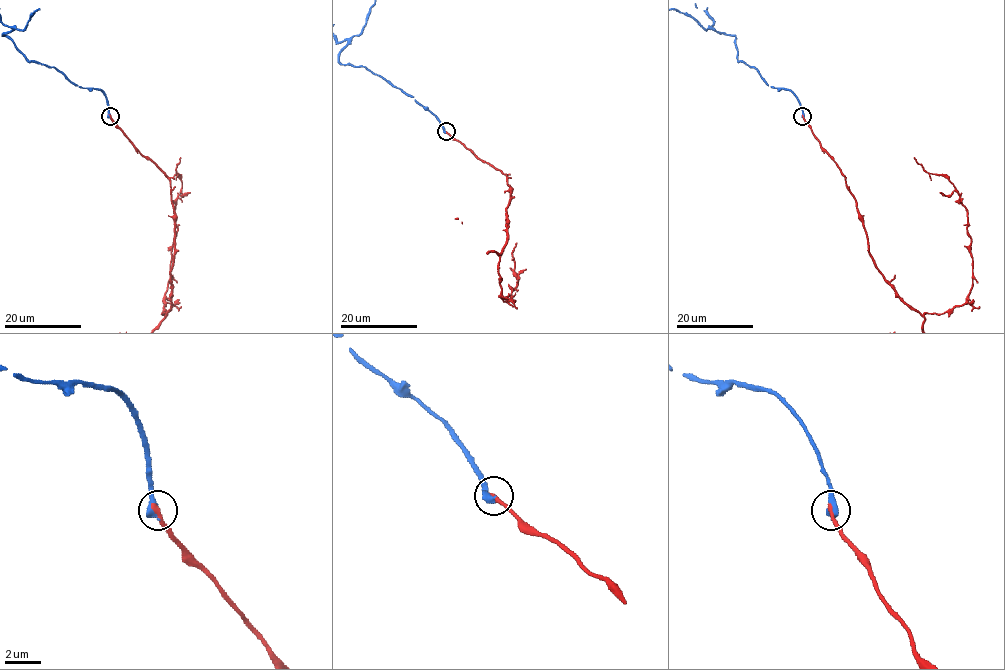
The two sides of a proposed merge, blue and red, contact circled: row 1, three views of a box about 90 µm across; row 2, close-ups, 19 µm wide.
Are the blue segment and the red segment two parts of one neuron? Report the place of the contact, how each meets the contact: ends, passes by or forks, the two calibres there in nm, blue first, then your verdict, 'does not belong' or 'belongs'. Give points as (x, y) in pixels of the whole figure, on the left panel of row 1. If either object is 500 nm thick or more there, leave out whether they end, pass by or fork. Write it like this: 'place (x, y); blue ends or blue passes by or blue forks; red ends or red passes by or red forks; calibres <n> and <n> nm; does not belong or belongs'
place (110, 116); calibres 500 and 260 nm; belongs

